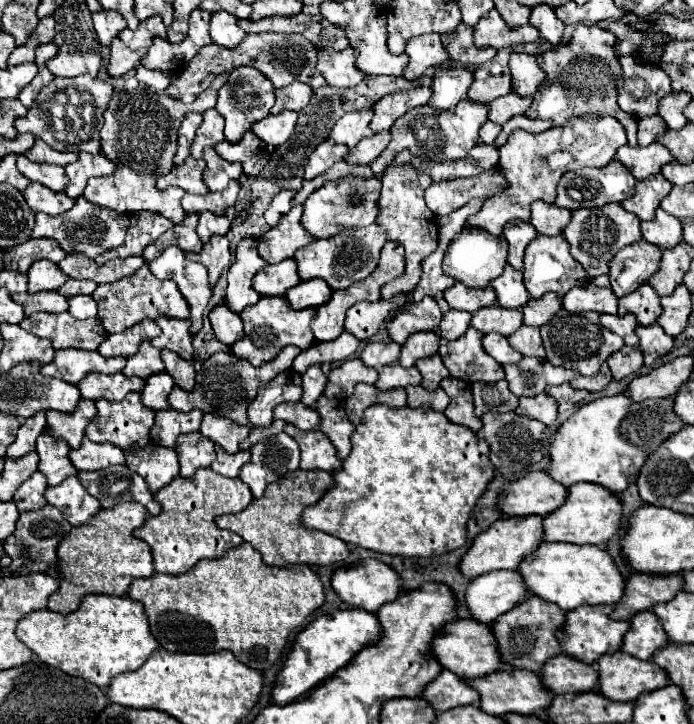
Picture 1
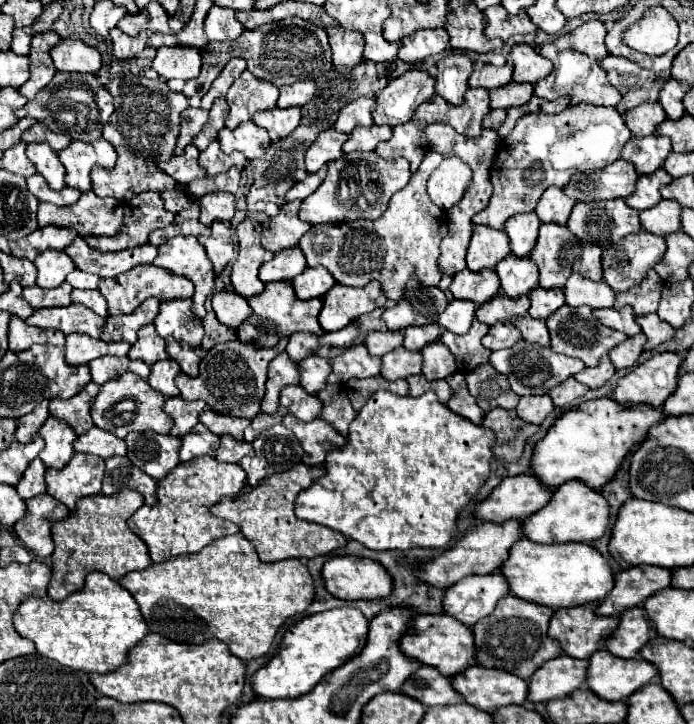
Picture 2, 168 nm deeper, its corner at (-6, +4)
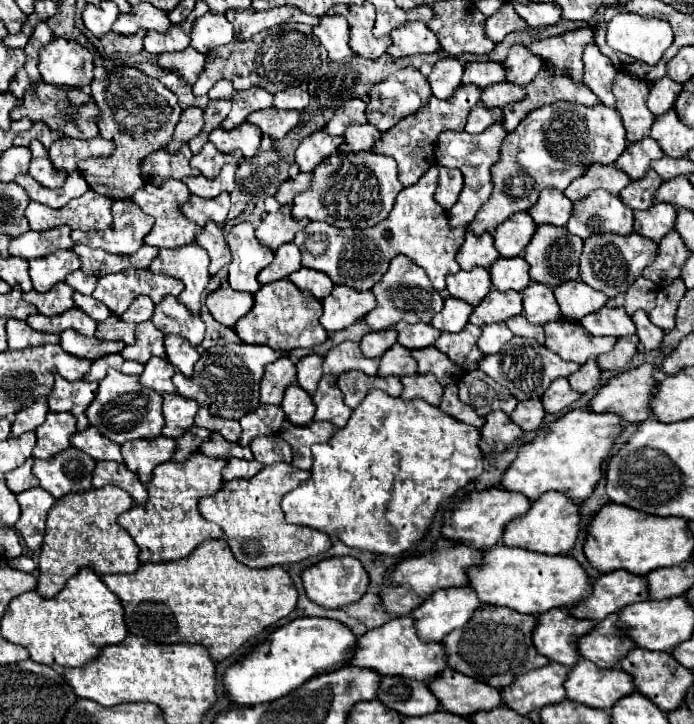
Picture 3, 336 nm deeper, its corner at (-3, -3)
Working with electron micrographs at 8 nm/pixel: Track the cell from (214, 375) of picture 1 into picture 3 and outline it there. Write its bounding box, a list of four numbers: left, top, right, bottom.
[172,344,282,420]

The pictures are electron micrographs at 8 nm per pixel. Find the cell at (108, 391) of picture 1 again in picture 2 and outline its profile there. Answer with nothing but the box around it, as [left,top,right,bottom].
[89,355,151,385]

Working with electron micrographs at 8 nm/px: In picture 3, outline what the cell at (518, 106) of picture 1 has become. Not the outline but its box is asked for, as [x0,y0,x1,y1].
[482,82,526,108]

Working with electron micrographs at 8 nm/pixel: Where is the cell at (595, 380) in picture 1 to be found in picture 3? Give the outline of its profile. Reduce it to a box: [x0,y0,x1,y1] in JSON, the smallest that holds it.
[568,360,602,394]

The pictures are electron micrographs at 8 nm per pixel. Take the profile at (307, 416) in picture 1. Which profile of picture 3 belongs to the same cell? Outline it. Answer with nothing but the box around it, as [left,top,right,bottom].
[282,384,314,426]

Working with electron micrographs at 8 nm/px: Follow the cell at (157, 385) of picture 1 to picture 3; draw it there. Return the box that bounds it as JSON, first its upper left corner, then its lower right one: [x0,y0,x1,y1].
[140,358,176,394]

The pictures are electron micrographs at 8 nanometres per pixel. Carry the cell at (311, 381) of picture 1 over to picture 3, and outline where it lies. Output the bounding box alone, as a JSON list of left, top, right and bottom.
[296,354,322,394]

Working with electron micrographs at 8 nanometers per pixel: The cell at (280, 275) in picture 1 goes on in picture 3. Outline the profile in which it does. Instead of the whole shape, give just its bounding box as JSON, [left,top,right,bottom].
[258,244,302,284]

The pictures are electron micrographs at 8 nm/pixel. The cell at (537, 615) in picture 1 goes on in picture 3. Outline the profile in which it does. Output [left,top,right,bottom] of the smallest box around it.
[442,606,550,688]

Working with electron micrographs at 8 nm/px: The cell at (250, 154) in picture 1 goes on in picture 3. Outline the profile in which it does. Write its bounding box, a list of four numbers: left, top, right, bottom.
[210,122,262,158]

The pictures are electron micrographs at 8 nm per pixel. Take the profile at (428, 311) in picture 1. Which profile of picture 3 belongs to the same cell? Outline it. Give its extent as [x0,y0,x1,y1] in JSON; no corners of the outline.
[366,256,444,330]

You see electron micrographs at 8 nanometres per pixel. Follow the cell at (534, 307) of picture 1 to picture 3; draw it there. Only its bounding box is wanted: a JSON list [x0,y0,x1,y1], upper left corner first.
[522,282,562,324]

